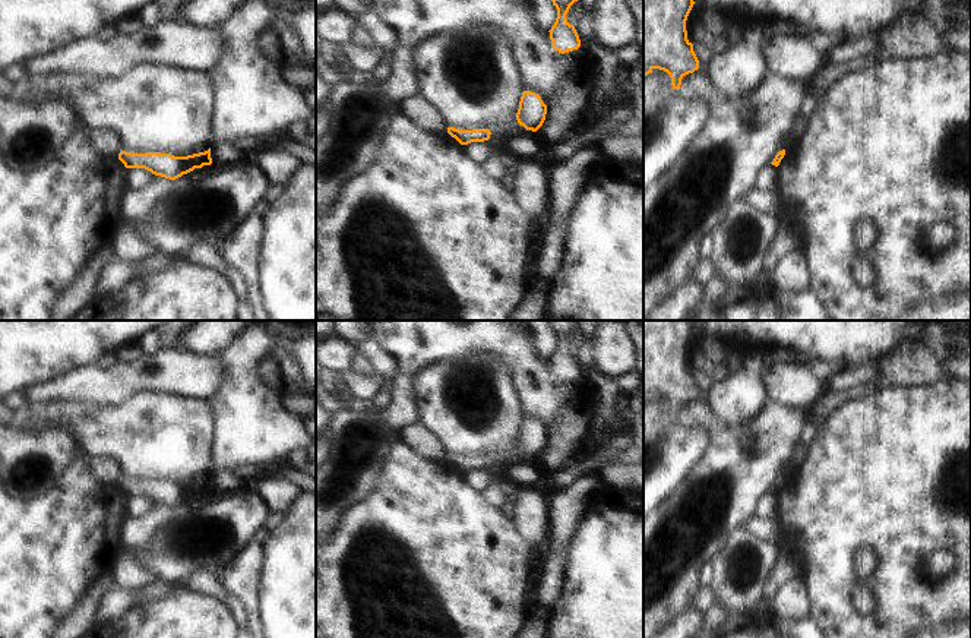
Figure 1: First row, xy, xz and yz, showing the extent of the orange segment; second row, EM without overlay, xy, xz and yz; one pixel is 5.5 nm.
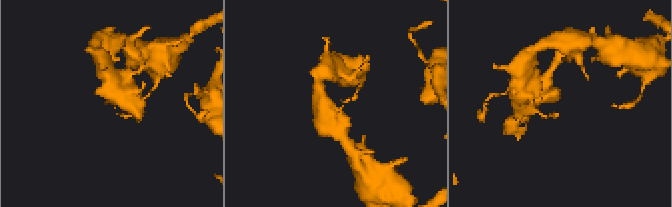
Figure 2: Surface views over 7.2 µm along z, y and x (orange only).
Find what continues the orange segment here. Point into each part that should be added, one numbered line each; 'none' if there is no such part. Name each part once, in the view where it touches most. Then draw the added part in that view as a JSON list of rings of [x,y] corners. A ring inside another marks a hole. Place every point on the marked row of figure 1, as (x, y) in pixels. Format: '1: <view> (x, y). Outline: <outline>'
none

